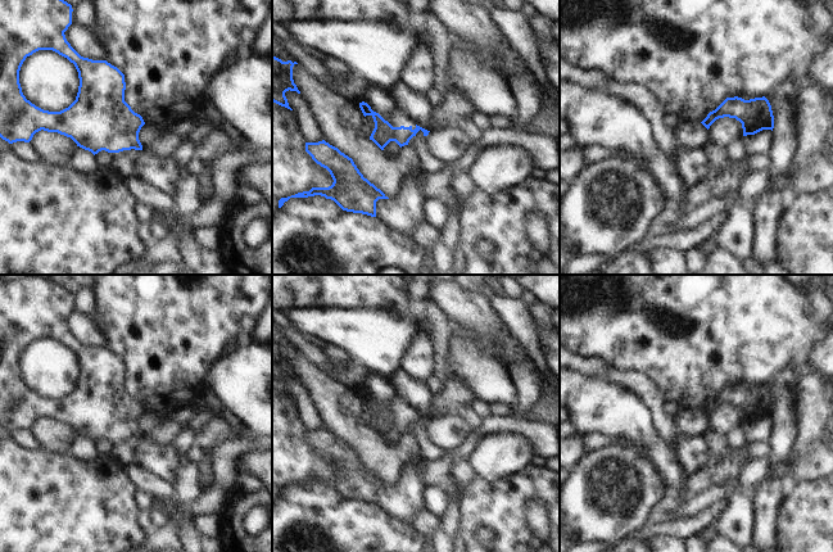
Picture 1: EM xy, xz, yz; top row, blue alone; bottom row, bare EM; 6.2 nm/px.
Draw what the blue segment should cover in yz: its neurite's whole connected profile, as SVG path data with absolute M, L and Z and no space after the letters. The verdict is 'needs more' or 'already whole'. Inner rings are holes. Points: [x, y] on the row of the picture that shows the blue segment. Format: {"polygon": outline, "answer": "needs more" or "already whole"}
{"polygon": "M726 98L715 110L710 112L701 122L707 130L719 118L735 118L742 123L743 136L755 135L762 130L774 128L774 116L769 100L755 98Z", "answer": "already whole"}

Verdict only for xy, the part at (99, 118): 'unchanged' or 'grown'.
unchanged

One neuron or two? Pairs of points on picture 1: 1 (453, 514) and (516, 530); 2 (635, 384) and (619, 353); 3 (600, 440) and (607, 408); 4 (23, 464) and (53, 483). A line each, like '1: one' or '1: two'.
1: two
2: two
3: two
4: one

